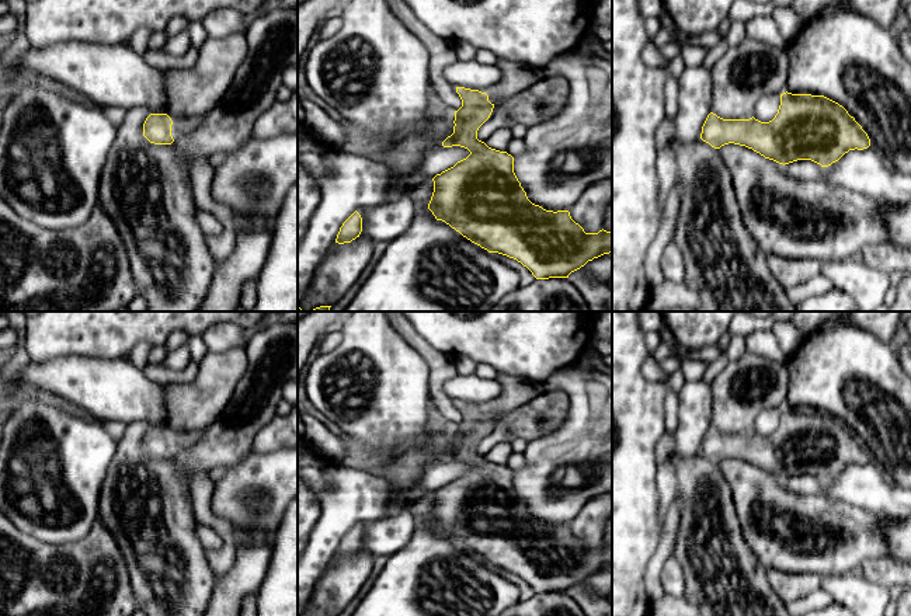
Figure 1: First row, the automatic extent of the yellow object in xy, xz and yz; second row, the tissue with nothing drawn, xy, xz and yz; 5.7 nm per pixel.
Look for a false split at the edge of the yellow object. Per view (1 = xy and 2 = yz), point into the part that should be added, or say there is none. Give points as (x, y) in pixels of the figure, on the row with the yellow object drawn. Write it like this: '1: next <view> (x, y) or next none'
1: next xy (181, 128)
2: next none

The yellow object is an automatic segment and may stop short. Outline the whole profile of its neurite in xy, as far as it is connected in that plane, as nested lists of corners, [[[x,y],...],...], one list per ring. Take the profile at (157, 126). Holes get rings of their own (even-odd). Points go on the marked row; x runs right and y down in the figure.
[[[150,114],[143,123],[143,136],[154,145],[171,145],[175,138],[191,133],[198,119],[174,123],[167,114]]]

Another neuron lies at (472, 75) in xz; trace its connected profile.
[[[458,60],[446,67],[444,76],[455,87],[479,90],[487,94],[500,86],[503,73],[497,65],[481,65],[476,60]]]

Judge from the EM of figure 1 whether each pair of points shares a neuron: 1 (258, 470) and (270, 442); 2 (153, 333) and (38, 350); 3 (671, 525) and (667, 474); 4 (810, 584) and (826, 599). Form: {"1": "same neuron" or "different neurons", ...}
{"1": "different neurons", "2": "same neuron", "3": "different neurons", "4": "different neurons"}

